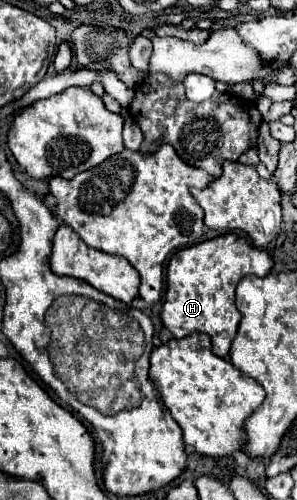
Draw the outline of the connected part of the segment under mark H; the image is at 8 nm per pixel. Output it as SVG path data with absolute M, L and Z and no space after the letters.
M236 234L216 236L212 240L178 250L168 262L166 298L162 304L162 324L174 334L184 338L192 332L204 332L212 340L212 352L224 358L230 352L230 344L236 336L242 314L234 304L234 288L242 276L266 276L272 270L272 258L268 252L250 246Z

